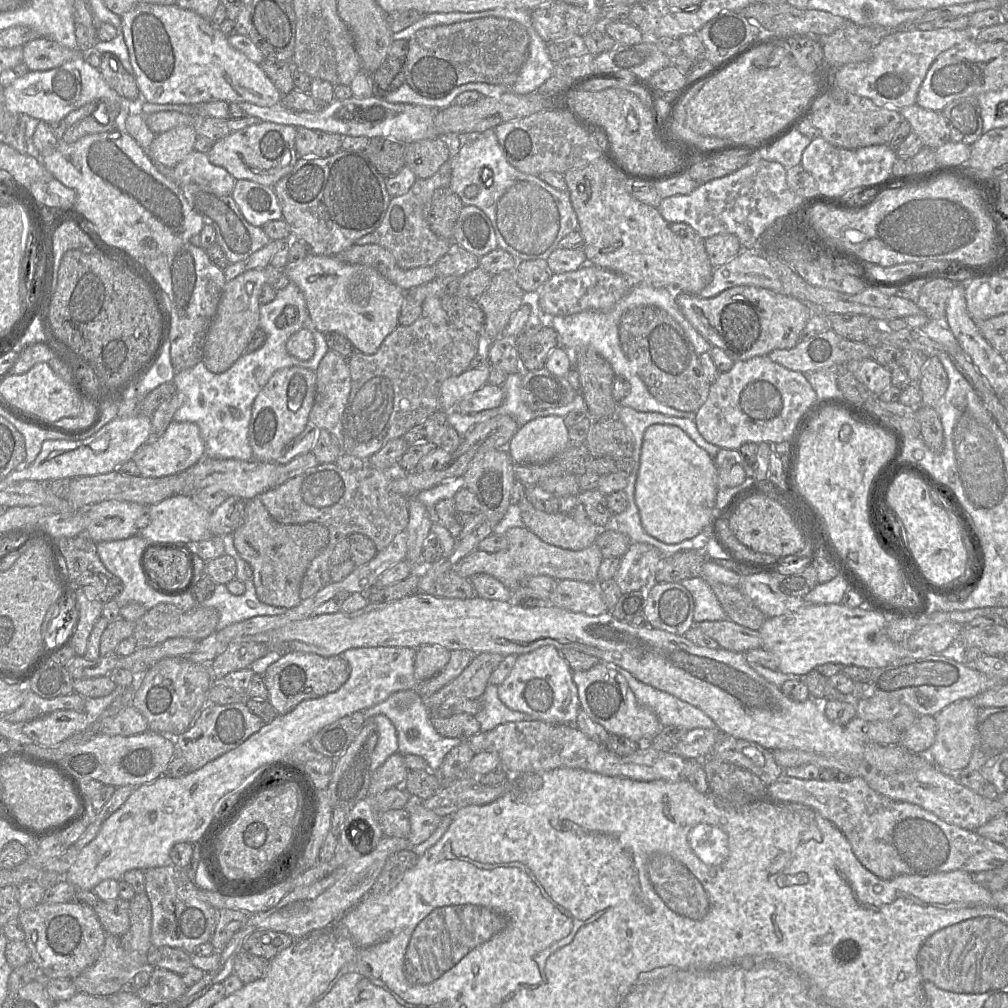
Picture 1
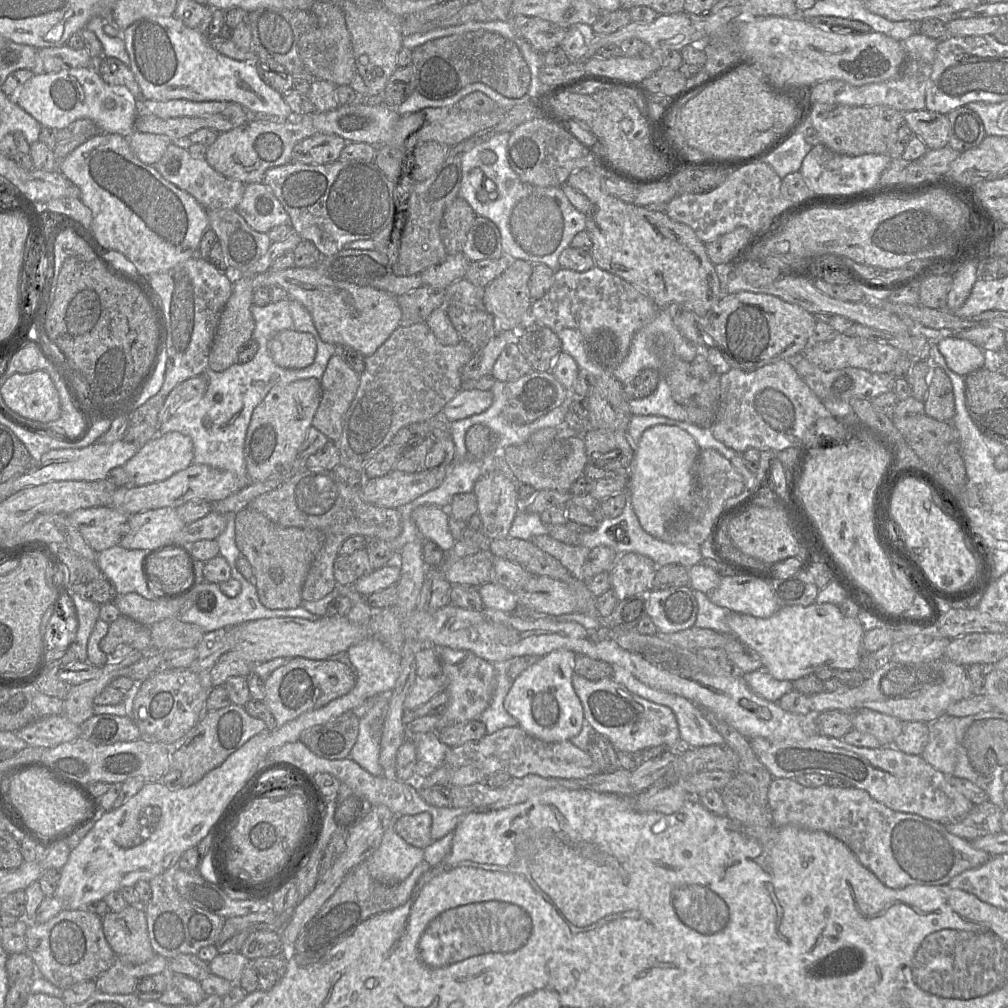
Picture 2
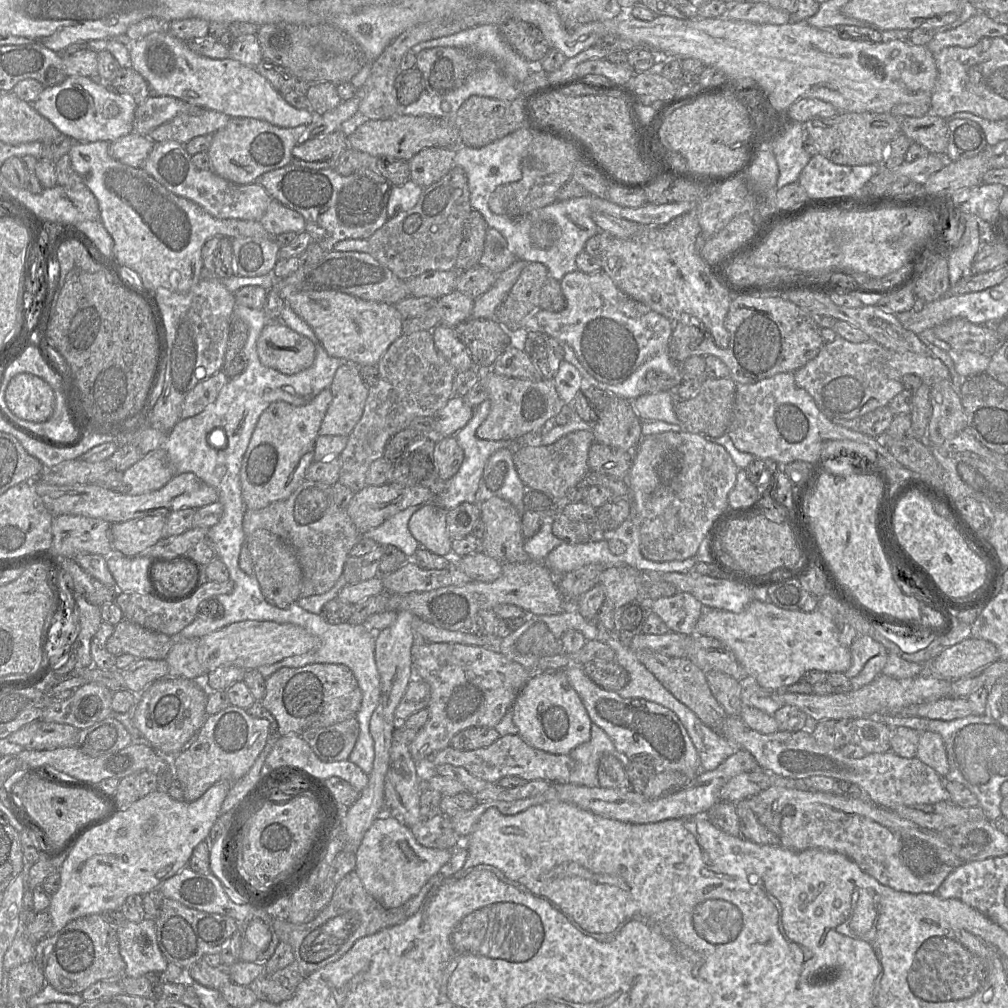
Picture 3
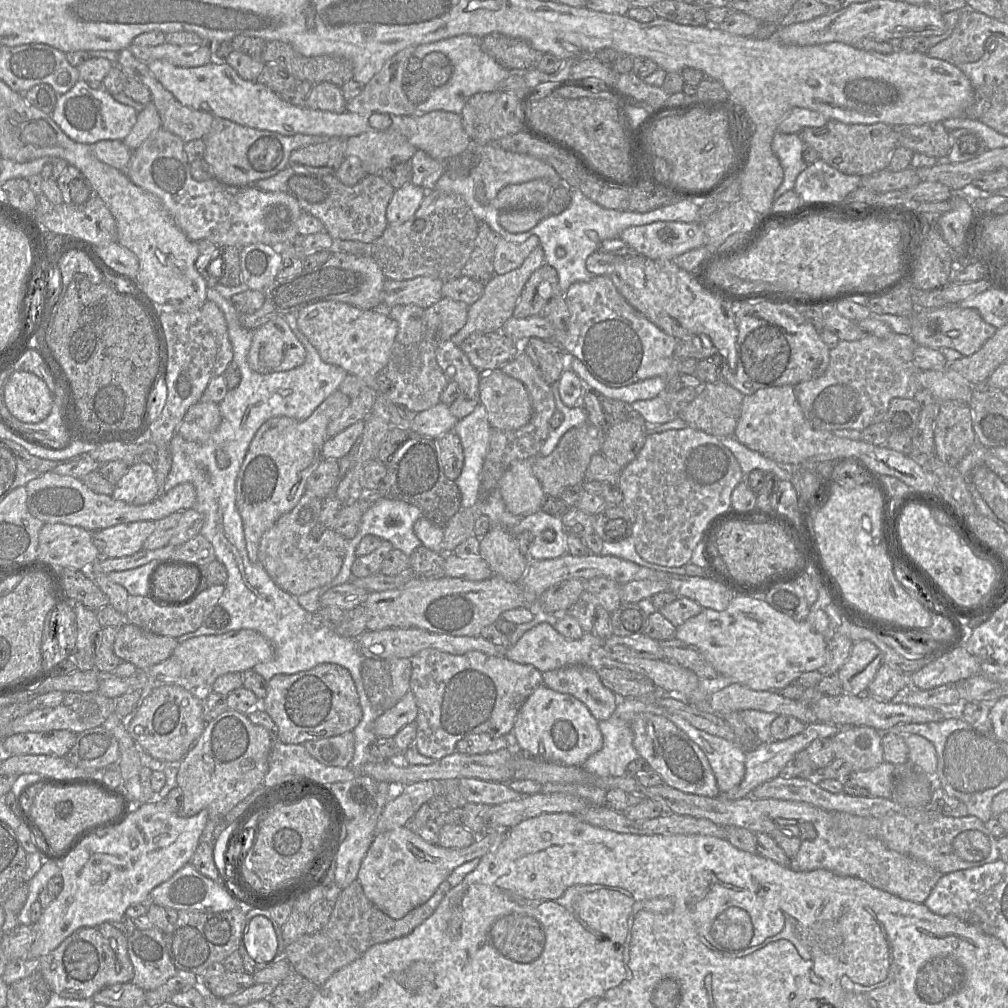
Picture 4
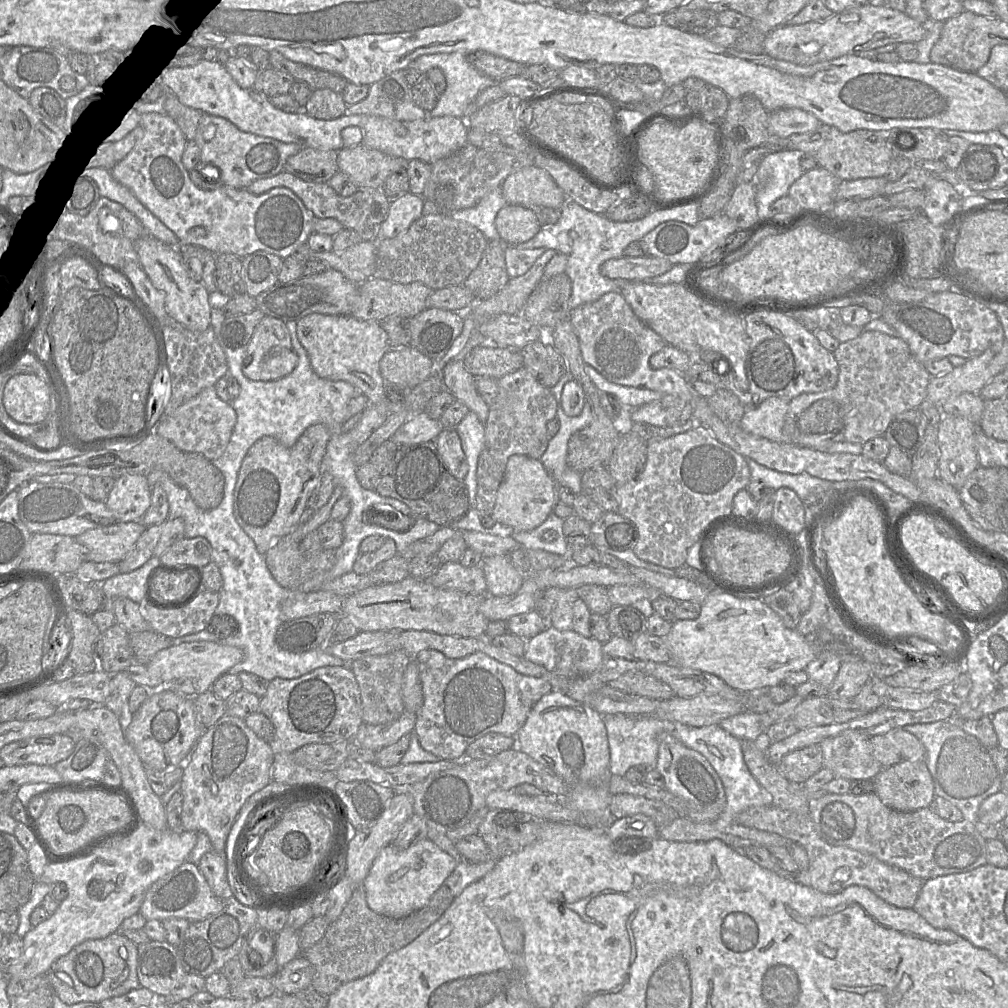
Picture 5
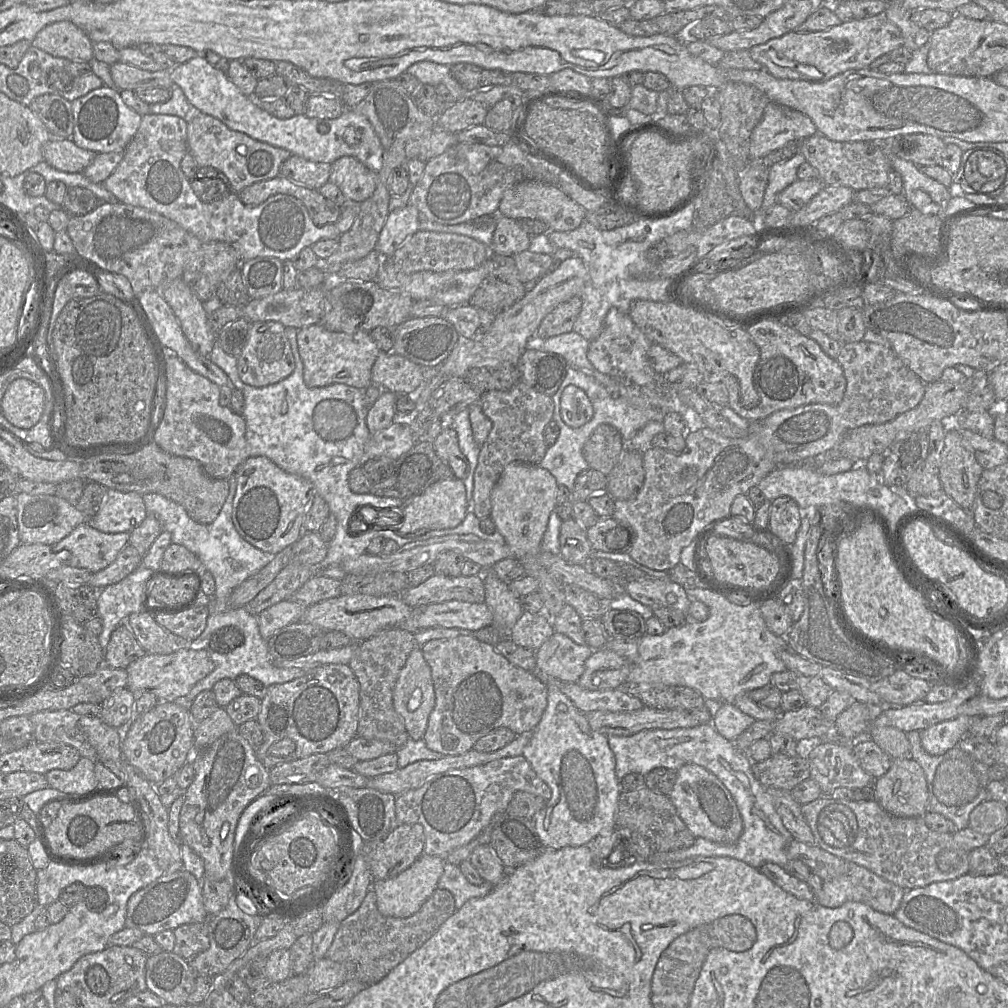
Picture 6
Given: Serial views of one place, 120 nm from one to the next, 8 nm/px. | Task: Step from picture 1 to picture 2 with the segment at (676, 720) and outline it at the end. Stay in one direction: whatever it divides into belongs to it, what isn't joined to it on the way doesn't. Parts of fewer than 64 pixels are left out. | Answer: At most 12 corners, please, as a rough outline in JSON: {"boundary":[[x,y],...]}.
{"boundary":[[612,664],[616,682],[674,712],[683,748],[723,746],[693,702],[644,684]]}

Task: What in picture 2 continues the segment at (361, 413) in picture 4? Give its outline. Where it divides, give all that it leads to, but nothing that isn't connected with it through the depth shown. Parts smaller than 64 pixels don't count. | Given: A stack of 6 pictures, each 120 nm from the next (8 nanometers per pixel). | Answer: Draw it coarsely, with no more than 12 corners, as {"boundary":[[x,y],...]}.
{"boundary":[[336,353],[312,425],[337,443],[360,374]]}

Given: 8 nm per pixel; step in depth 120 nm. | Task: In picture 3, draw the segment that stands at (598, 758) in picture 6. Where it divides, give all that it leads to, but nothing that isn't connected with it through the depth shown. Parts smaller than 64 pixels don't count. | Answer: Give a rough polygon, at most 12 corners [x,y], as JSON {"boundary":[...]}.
{"boundary":[[564,669],[533,673],[512,706],[530,746],[570,754],[592,721]]}

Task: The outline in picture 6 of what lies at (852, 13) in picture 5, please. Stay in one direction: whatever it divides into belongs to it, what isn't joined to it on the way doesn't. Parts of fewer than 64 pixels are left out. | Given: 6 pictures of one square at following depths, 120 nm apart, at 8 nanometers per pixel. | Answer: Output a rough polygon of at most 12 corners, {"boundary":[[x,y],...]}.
{"boundary":[[880,13],[748,51],[775,78],[822,83],[903,43]]}

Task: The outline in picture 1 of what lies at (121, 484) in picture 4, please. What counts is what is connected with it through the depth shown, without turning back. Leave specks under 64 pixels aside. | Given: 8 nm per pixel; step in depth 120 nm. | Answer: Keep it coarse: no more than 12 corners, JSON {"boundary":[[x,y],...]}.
{"boundary":[[172,420],[132,457],[141,476],[179,473],[205,457],[194,422]]}

